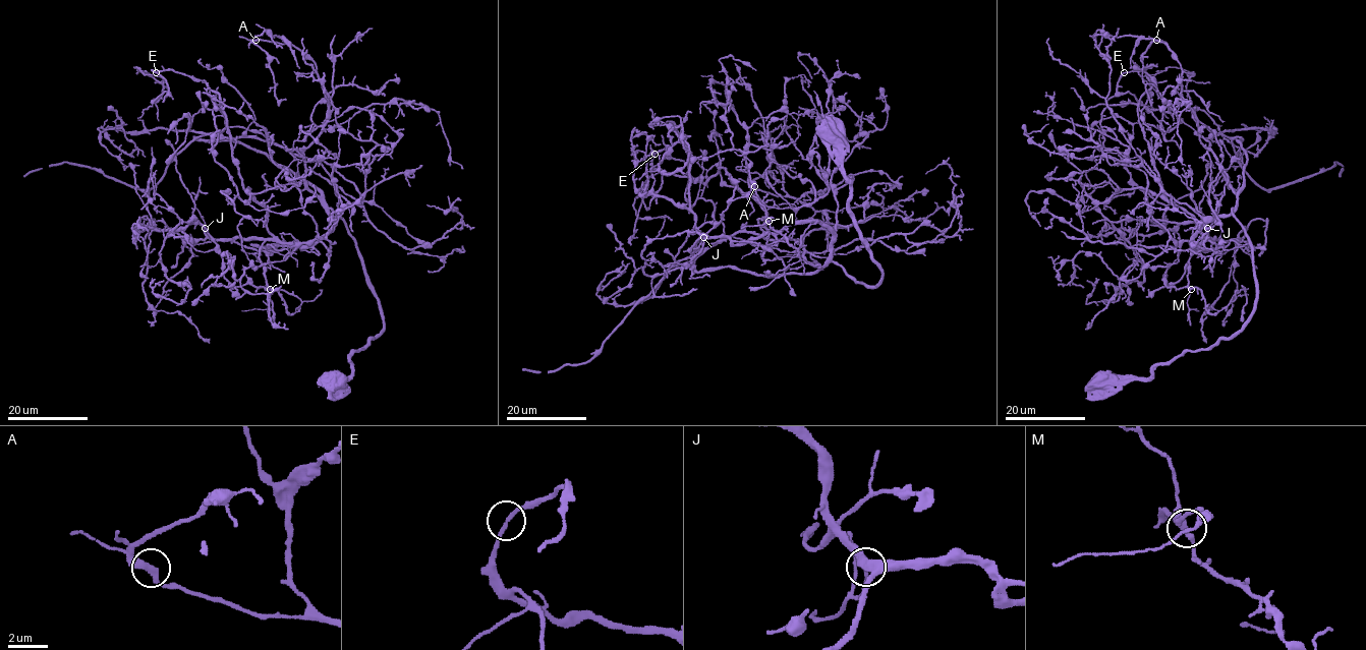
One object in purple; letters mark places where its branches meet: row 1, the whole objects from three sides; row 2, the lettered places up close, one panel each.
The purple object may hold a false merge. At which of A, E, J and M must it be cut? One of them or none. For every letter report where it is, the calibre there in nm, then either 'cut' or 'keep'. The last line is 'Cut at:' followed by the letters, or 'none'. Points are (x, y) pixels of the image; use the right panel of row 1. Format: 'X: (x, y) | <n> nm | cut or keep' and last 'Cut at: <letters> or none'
A: (1156, 40) | 320 nm | keep
E: (1124, 72) | 190 nm | keep
J: (1207, 228) | 280 nm | keep
M: (1191, 289) | 300 nm | keep
Cut at: none

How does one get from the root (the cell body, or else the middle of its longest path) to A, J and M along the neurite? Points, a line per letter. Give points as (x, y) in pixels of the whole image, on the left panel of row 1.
A: (334, 378), (351, 374), (383, 315), (356, 240), (304, 181), (303, 151), (328, 109), (316, 64), (255, 40)
J: (334, 378), (383, 328), (347, 225), (330, 209), (334, 226), (309, 245), (212, 239), (205, 228)
M: (334, 378), (383, 328), (347, 225), (330, 209), (334, 226), (309, 245), (267, 240), (270, 289)

